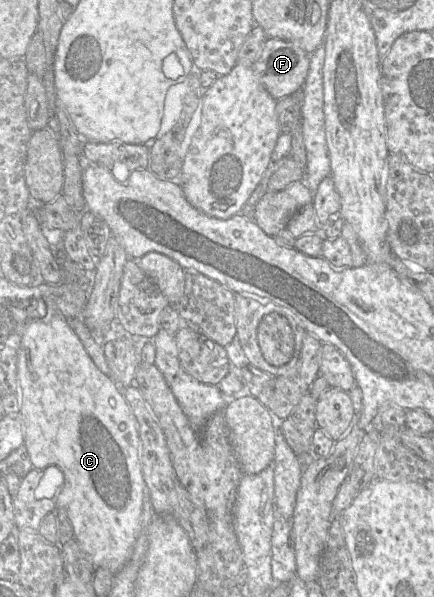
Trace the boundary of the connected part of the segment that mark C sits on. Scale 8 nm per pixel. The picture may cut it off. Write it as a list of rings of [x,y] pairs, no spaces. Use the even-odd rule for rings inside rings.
[[[55,313],[49,320],[30,323],[23,332],[17,357],[17,379],[20,388],[20,409],[18,416],[24,427],[24,445],[34,469],[45,470],[55,466],[63,474],[64,482],[57,494],[57,507],[63,509],[73,527],[74,538],[81,550],[91,559],[95,569],[104,568],[116,575],[129,559],[134,544],[142,532],[142,509],[147,486],[145,484],[141,460],[141,442],[136,417],[126,402],[122,388],[108,375],[102,373],[86,352],[82,342],[71,329],[68,320]]]

